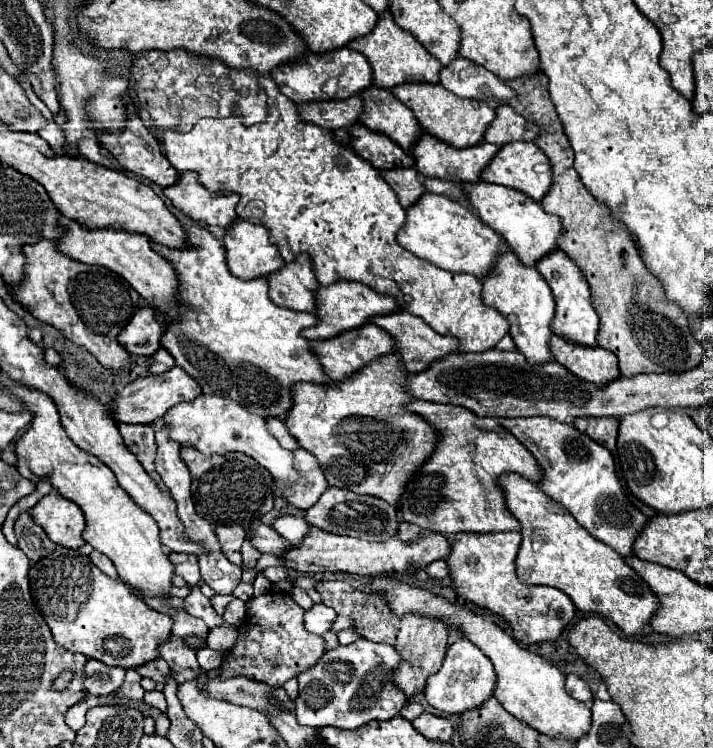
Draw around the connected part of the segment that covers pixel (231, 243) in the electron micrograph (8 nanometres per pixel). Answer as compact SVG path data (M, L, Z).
M237 219L227 229L223 245L227 249L227 267L239 279L267 277L285 265L263 225Z

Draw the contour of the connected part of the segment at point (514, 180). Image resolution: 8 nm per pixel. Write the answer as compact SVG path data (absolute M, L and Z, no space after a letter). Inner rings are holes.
M513 141L509 145L503 145L497 157L489 163L489 167L483 171L483 181L487 183L497 183L505 187L513 187L533 201L541 201L545 193L549 193L553 185L550 161L547 155L535 145L535 143L525 143L525 141Z

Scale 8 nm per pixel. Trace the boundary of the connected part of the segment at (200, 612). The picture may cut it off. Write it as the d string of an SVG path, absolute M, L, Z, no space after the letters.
M191 587L191 593L185 597L185 611L193 617L199 617L207 623L209 629L225 623L223 617L219 617L211 605L211 601L199 591L199 587Z

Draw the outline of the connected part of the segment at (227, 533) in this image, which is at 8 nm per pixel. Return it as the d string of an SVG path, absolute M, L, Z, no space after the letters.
M217 527L215 533L229 561L235 565L241 565L241 545L245 541L245 529L243 527Z

